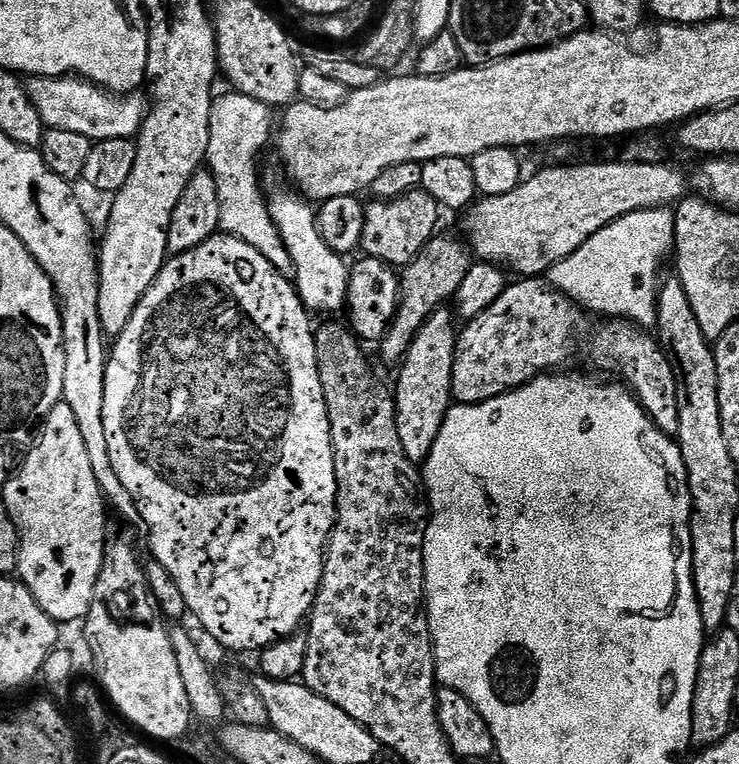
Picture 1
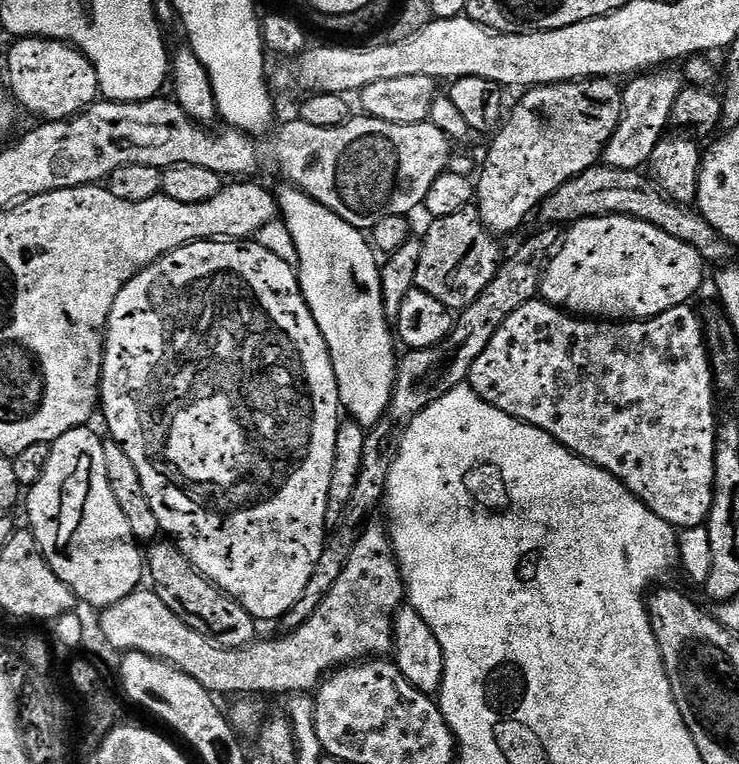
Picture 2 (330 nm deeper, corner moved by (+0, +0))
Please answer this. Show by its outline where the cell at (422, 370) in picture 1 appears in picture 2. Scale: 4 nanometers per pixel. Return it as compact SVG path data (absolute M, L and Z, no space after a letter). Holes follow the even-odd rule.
M585 78L562 84L542 84L527 89L521 96L524 97L513 106L512 113L510 108L506 119L491 137L492 145L484 156L484 164L482 160L478 168L480 181L477 179L474 184L474 204L480 209L482 222L489 232L500 238L518 231L527 222L528 215L531 212L533 215L542 201L558 190L558 186L570 182L570 178L582 174L588 168L597 167L624 109L621 85L612 78Z

